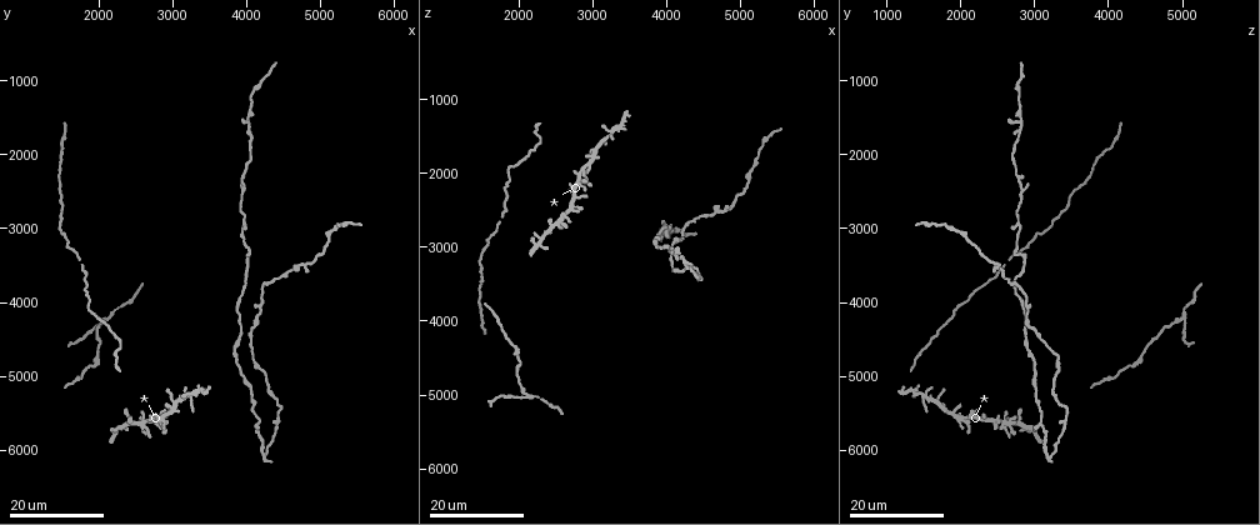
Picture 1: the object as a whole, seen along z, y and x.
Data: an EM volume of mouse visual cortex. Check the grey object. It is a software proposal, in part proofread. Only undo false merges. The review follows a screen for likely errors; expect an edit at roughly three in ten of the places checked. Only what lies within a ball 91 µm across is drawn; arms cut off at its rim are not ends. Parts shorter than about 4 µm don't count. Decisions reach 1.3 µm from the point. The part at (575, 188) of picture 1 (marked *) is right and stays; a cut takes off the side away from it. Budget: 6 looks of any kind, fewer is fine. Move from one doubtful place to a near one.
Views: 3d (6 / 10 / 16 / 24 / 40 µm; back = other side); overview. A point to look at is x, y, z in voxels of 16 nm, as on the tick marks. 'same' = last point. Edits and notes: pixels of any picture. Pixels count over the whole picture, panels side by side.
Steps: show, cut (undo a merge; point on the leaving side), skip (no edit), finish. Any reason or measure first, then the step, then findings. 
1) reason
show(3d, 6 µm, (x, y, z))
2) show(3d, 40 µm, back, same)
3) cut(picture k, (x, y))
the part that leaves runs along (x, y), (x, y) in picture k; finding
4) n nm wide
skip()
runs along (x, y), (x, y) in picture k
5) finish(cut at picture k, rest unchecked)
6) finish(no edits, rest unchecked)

show(3d, 24 µm, (2550, 5600, 2600))

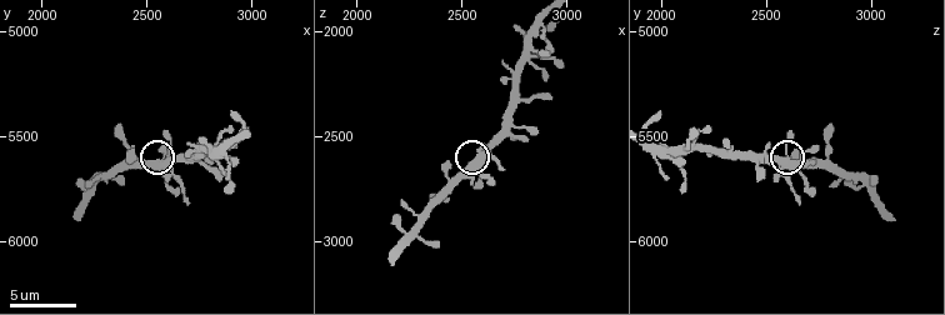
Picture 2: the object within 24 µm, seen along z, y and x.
zoom in
show(3d, 6 µm, (2580, 5640, 2580))

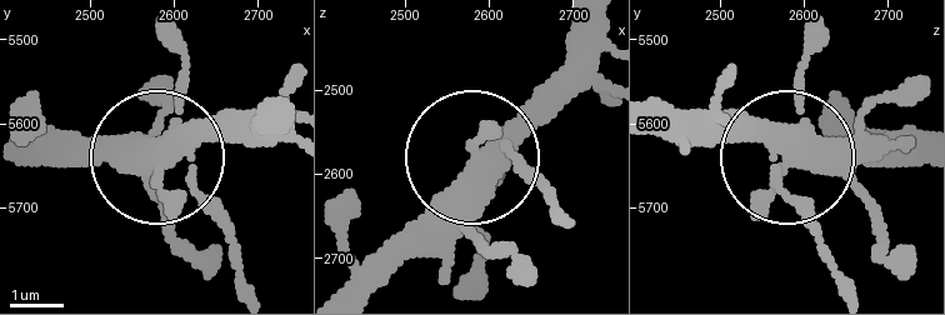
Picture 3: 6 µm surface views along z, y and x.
5 arms
skip()
runs along (654, 101), (761, 129), (815, 245) in picture 3; one neuron here

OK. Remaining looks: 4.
side arm on a straight run
show(3d, 10 µm, (2800, 5570, 2330))

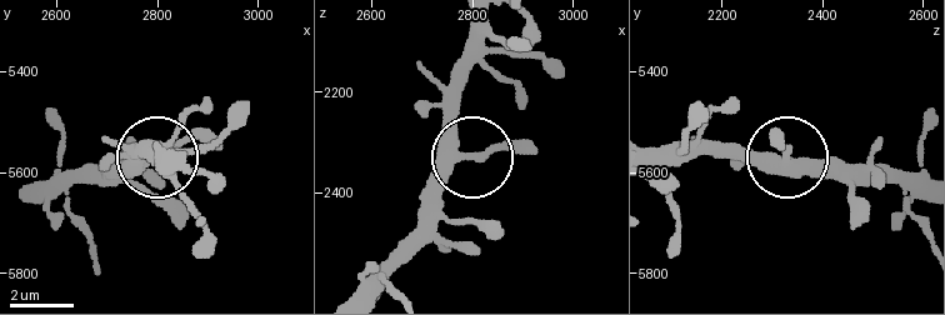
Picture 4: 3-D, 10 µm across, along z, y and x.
skip()
runs along (453, 93), (453, 131), (464, 155), (424, 209) in picture 4; all the same neuron

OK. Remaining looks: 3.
sharp bend
show(3d, 24 µm, (4050, 3350, 2750))

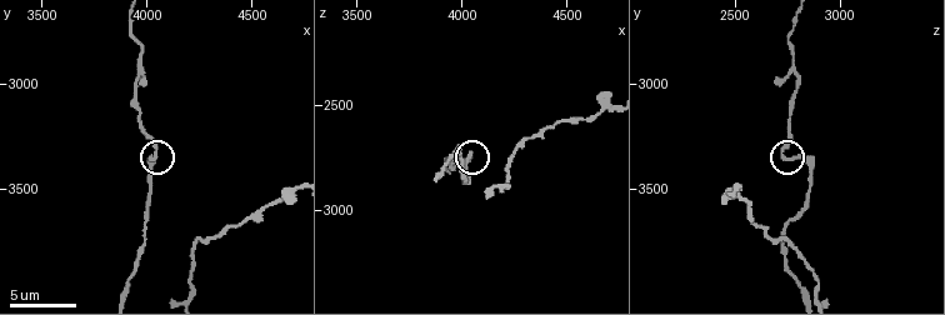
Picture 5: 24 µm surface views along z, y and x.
show(3d, 10 µm, (4050, 3330, 2720))

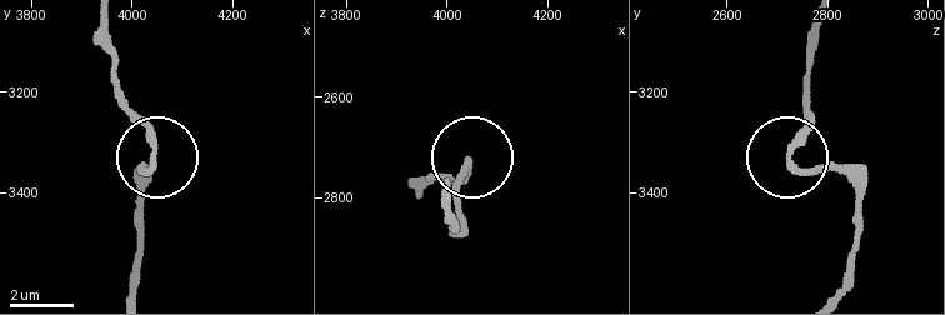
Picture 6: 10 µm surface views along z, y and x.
210 nm wide
skip()
runs along (131, 288), (136, 199), (153, 151), (124, 98) in picture 6; all the same neuron

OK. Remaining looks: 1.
finish(no edits, rest unchecked)

